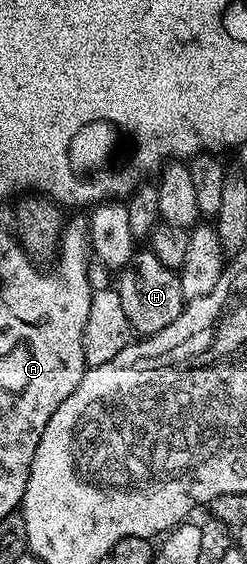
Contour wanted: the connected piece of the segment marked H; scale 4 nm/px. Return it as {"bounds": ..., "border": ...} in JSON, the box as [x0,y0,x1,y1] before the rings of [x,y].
{"bounds":[115,252,187,335],"border":[[[134,252],[132,259],[120,270],[118,277],[121,278],[115,282],[119,303],[123,303],[123,311],[127,314],[127,323],[131,323],[137,335],[158,333],[163,331],[163,327],[171,327],[187,304],[181,290],[180,276],[174,270],[163,267],[154,253],[144,252]]]}

